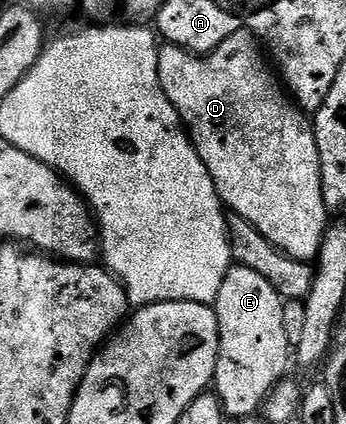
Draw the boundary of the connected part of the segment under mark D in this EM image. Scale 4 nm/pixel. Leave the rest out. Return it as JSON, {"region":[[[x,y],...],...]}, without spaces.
{"region":[[[239,30],[237,34],[225,40],[217,50],[203,56],[192,54],[189,50],[184,50],[180,46],[173,46],[171,44],[161,45],[159,51],[158,76],[160,77],[162,88],[166,92],[170,104],[174,104],[174,108],[180,114],[180,120],[184,123],[194,144],[194,148],[202,160],[202,164],[206,164],[206,168],[216,185],[216,191],[218,192],[221,203],[231,213],[246,219],[254,229],[262,232],[262,236],[266,236],[266,240],[270,240],[270,244],[274,244],[278,250],[284,251],[291,258],[299,258],[301,260],[315,259],[316,255],[320,252],[320,245],[324,239],[324,231],[330,225],[330,211],[328,205],[324,203],[324,197],[322,196],[322,180],[320,179],[320,161],[318,160],[318,148],[316,147],[316,131],[313,123],[310,121],[309,115],[301,110],[295,101],[282,89],[277,75],[273,73],[269,63],[266,61],[266,54],[262,49],[261,43],[253,35],[249,34],[248,31]]]}

